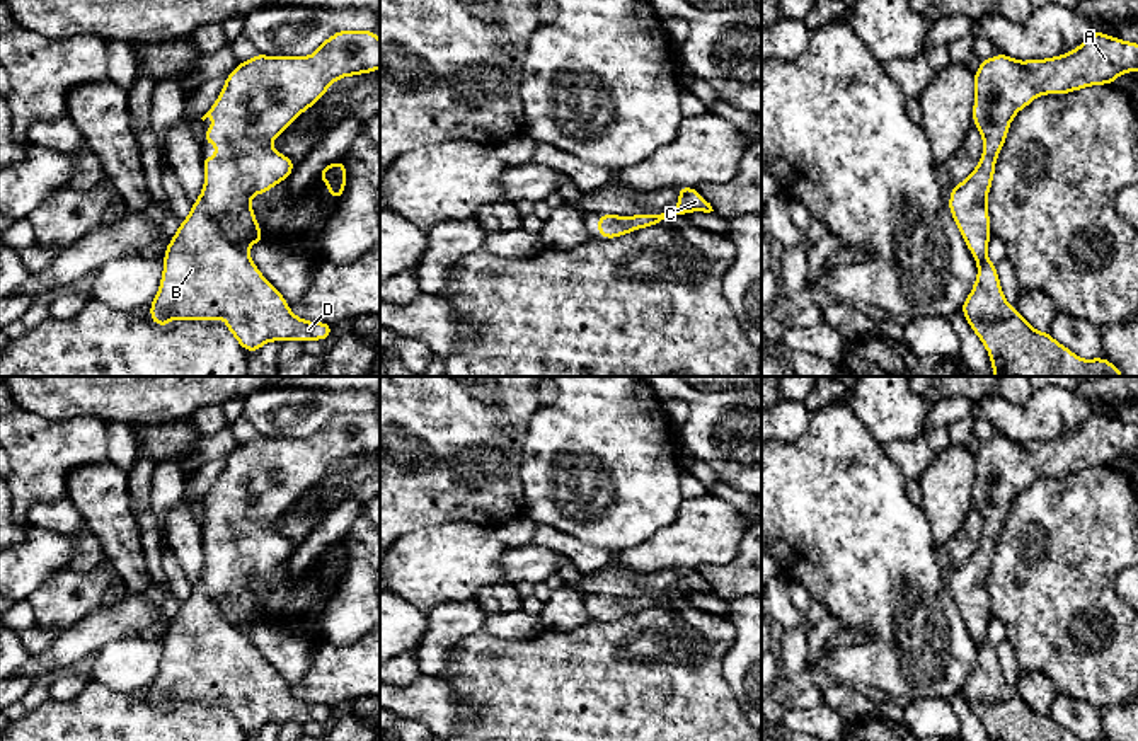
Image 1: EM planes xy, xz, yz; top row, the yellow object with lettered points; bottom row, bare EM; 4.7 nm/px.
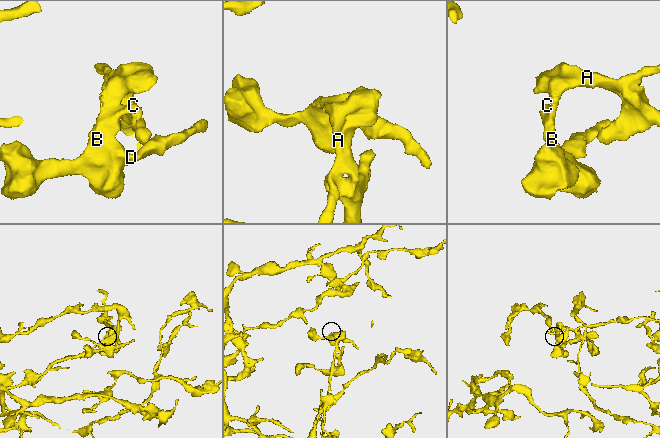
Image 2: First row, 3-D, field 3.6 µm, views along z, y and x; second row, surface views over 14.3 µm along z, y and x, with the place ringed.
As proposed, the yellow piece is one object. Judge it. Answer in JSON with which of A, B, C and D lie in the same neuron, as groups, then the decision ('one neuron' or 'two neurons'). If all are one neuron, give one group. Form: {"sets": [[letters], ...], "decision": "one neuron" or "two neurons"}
{"sets": [["A", "B", "C", "D"]], "decision": "one neuron"}

